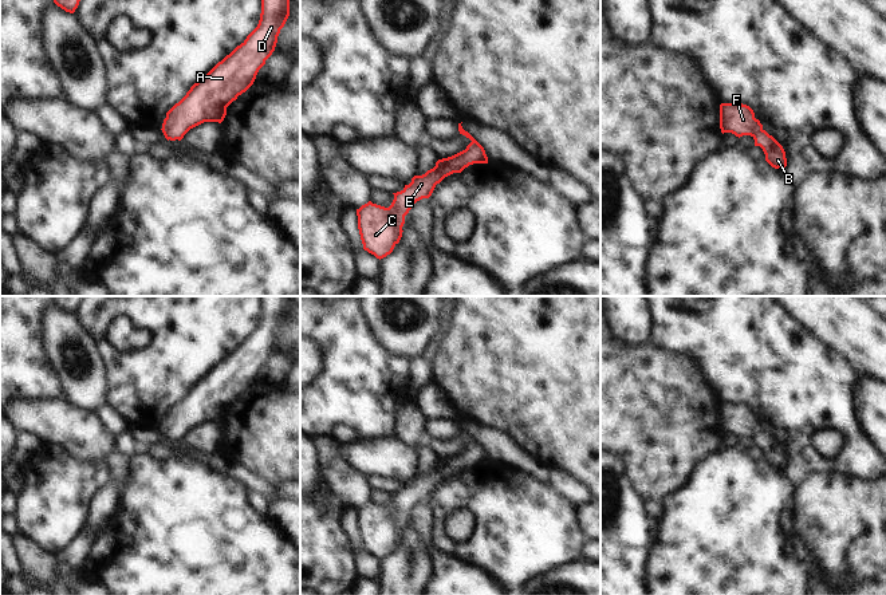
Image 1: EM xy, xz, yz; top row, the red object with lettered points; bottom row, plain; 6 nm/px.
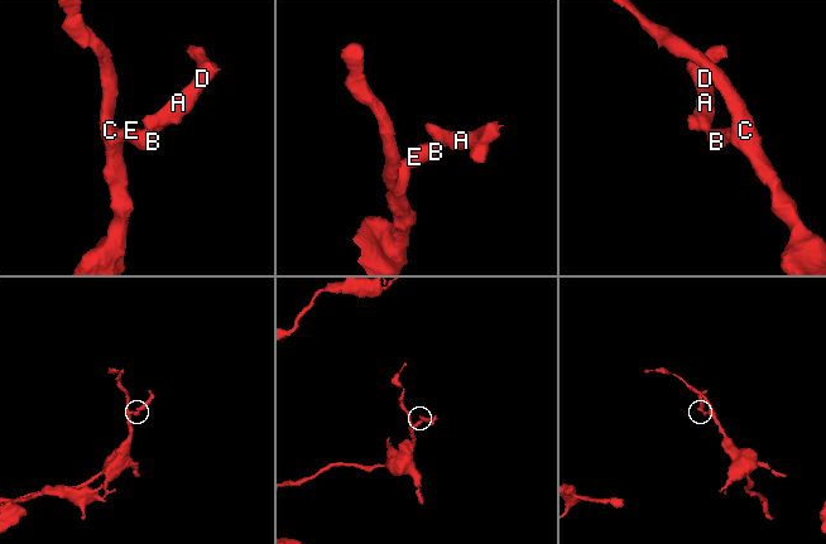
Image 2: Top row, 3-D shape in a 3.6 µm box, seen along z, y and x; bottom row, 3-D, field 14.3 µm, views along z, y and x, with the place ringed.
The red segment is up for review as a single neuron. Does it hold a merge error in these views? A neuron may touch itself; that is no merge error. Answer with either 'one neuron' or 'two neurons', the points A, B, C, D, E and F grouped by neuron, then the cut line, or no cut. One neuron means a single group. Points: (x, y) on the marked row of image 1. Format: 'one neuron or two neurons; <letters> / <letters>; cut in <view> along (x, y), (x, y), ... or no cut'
one neuron; A B C D E F; no cut

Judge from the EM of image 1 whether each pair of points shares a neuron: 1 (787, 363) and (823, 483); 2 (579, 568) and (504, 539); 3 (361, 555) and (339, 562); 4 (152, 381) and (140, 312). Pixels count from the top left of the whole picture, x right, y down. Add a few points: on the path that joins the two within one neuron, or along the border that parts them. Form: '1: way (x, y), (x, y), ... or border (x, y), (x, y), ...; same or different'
1: border (808, 473), (837, 471), (851, 476); different
2: border (579, 556), (535, 575); different
3: border (353, 550), (353, 566), (359, 576); different
4: way (157, 363), (157, 326); same

